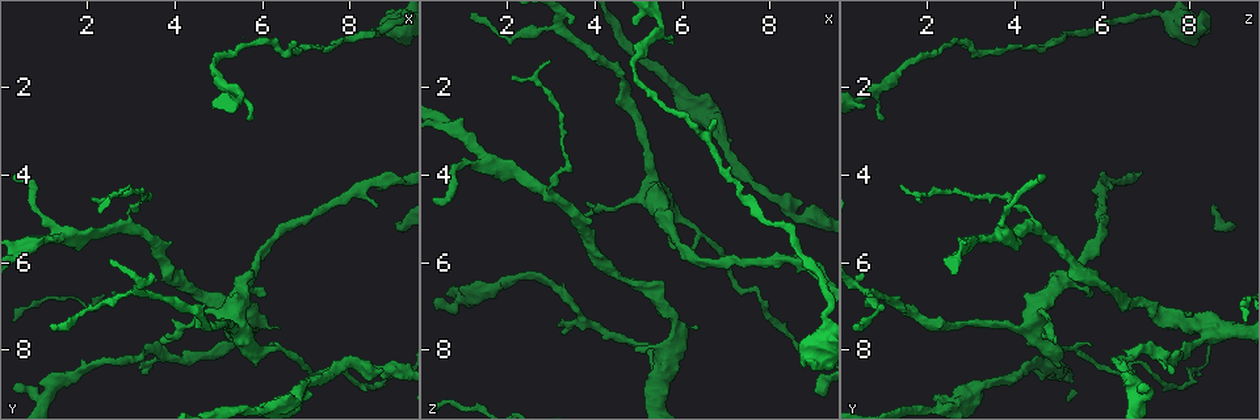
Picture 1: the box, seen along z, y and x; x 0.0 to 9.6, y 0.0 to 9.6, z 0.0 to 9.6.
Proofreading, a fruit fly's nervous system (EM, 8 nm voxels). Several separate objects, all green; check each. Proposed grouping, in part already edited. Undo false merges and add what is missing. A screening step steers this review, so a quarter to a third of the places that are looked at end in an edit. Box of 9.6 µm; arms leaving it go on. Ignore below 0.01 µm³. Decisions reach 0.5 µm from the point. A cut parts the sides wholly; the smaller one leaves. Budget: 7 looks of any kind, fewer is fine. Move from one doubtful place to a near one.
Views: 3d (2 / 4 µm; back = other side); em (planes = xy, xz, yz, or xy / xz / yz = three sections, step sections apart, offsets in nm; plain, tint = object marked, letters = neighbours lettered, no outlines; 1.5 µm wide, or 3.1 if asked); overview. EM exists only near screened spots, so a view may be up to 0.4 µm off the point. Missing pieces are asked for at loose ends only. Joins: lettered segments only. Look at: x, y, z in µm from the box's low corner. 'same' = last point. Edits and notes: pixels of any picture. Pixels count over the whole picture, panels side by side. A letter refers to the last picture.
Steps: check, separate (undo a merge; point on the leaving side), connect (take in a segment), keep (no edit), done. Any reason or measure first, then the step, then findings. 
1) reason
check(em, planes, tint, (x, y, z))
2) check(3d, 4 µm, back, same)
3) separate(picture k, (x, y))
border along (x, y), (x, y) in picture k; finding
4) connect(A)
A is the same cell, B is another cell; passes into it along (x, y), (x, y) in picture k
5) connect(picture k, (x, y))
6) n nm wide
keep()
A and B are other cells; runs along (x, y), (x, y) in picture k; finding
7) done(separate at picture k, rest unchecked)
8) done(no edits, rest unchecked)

branch stops here
check(em, xz, step 4, tint, (3.20, 8.55, 7.55))

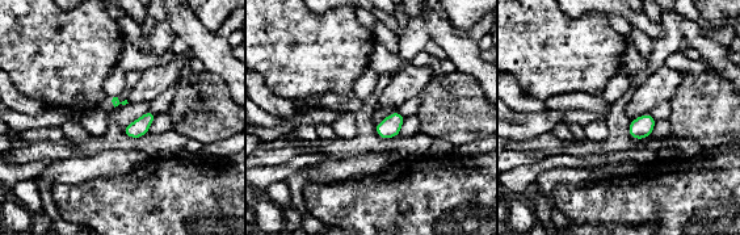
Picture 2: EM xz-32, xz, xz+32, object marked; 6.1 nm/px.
another direction
check(em, planes, letters, same)

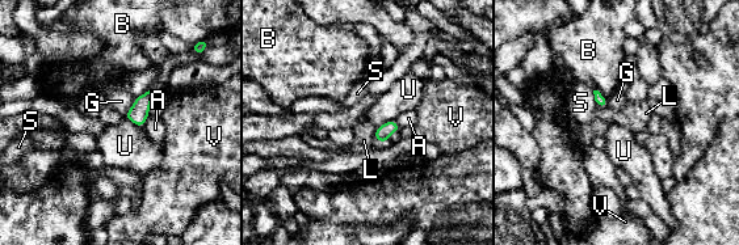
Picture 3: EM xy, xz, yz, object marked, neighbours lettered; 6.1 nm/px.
G touches over 150 nm
keep()
A, B, G, L, S, U and V are other cells; border along (374, 129), (374, 136), (378, 142) in picture 3; none of them fits

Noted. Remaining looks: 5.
an open end
check(em, planes, letters, (6.65, 9.05, 2.25))

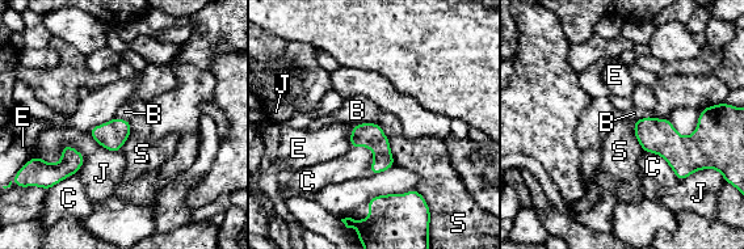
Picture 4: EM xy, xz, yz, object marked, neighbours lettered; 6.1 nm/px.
150 nm wide
keep()
B, C, E, J and S are other cells; no lettered segment goes on from it

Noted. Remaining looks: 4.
sharp bend
check(em, xz, step 8, tint, (7.80, 8.35, 6.75))

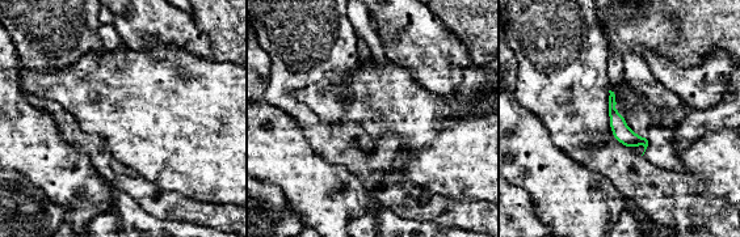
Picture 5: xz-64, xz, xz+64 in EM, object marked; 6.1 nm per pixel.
another direction
check(em, planes, tint, same)

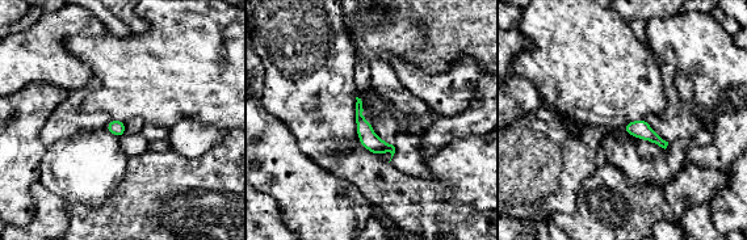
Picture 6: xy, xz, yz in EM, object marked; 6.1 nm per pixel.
check(em, planes, letters, same)

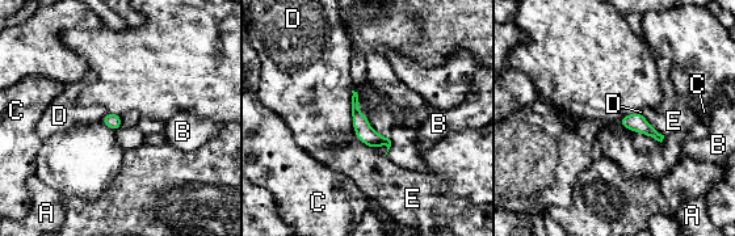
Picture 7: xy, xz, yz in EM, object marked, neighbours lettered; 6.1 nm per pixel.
100 nm wide
keep()
A, B, C, D and E are other cells; border along (352, 89), (352, 129), (357, 138) in picture 7; continuous, no second neuron

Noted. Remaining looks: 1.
done(no edits, rest unchecked)

